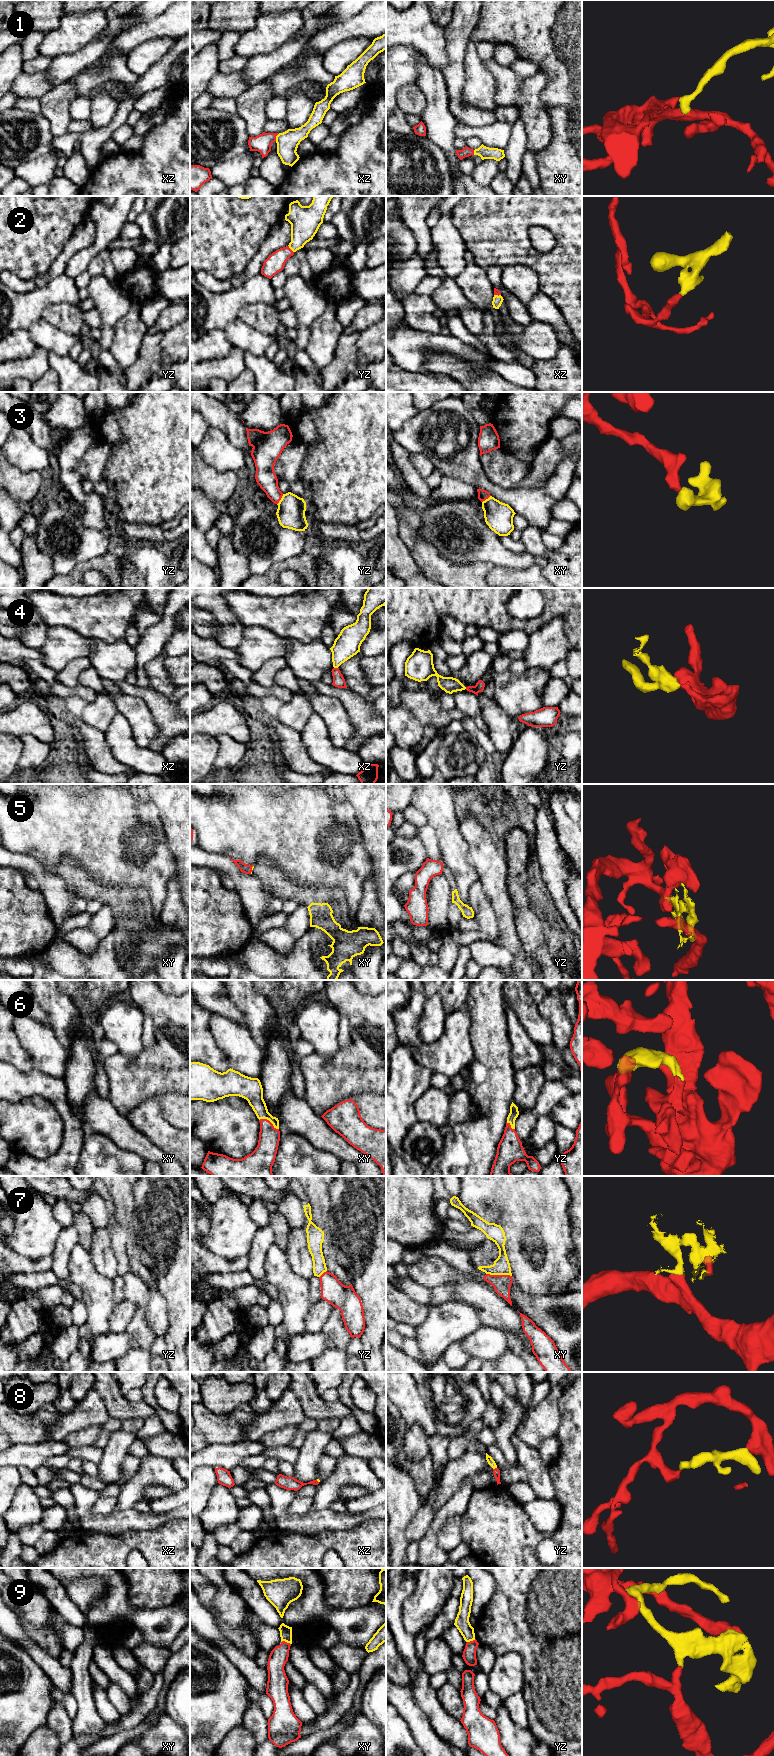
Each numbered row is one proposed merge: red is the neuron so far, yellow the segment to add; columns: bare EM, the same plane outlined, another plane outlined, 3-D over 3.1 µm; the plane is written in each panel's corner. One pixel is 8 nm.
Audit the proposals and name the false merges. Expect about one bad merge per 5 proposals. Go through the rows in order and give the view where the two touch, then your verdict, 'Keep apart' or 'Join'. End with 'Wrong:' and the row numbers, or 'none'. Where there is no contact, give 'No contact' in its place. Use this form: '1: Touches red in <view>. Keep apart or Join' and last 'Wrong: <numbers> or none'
1: Touches red in xz. Join
2: Touches red in yz. Join
3: Touches red in yz. Join
4: Touches red in xz. Join
5: Touches red in xy. Keep apart
6: Touches red in xy. Join
7: Touches red in xy. Keep apart
8: Touches red in yz. Join
9: Touches red in xy. Join
Wrong: 5, 7

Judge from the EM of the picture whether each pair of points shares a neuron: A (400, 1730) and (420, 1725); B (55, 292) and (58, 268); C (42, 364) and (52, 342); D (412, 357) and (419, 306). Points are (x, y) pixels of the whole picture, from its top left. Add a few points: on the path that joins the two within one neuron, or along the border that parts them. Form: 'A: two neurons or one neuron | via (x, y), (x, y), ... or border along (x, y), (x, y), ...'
A: two neurons | border along (396, 1710), (407, 1725), (413, 1740), (418, 1745)
B: two neurons | border along (64, 272), (53, 277), (46, 284), (36, 286)
C: two neurons | border along (36, 346), (42, 346), (50, 353)
D: two neurons | border along (403, 321), (417, 330), (439, 333)

